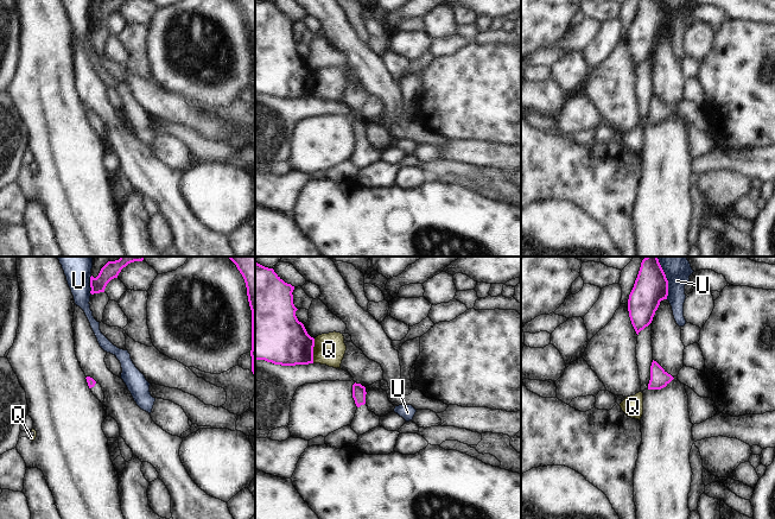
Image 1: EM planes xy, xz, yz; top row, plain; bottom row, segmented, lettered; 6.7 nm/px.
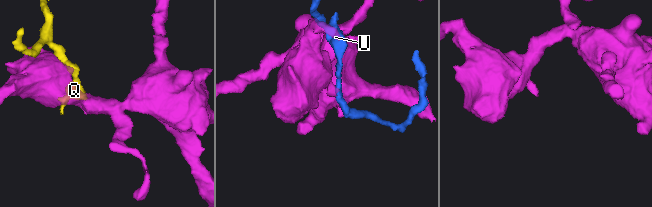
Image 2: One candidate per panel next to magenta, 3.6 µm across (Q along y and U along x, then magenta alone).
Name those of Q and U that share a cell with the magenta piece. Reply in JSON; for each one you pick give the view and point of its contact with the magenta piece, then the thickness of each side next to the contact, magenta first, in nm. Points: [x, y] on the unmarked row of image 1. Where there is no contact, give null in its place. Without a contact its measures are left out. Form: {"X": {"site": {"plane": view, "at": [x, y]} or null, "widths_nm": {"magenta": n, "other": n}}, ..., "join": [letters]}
{"join": []}

